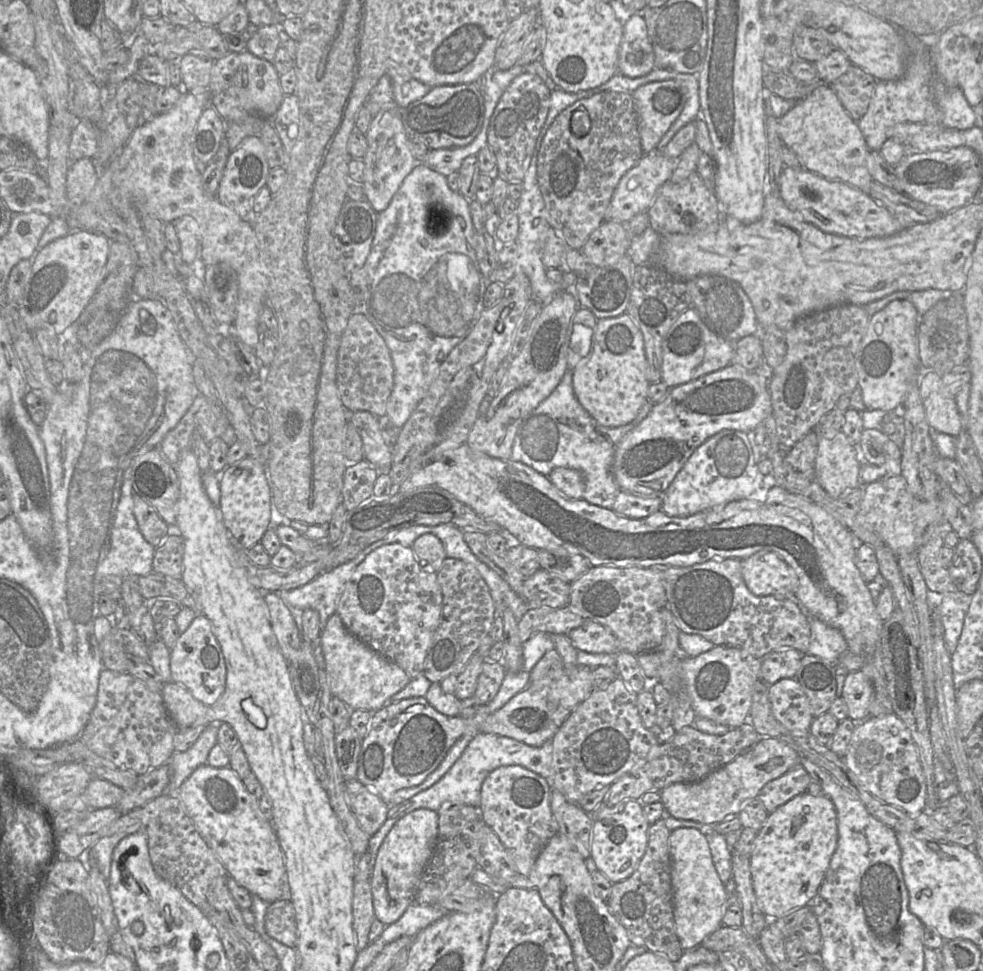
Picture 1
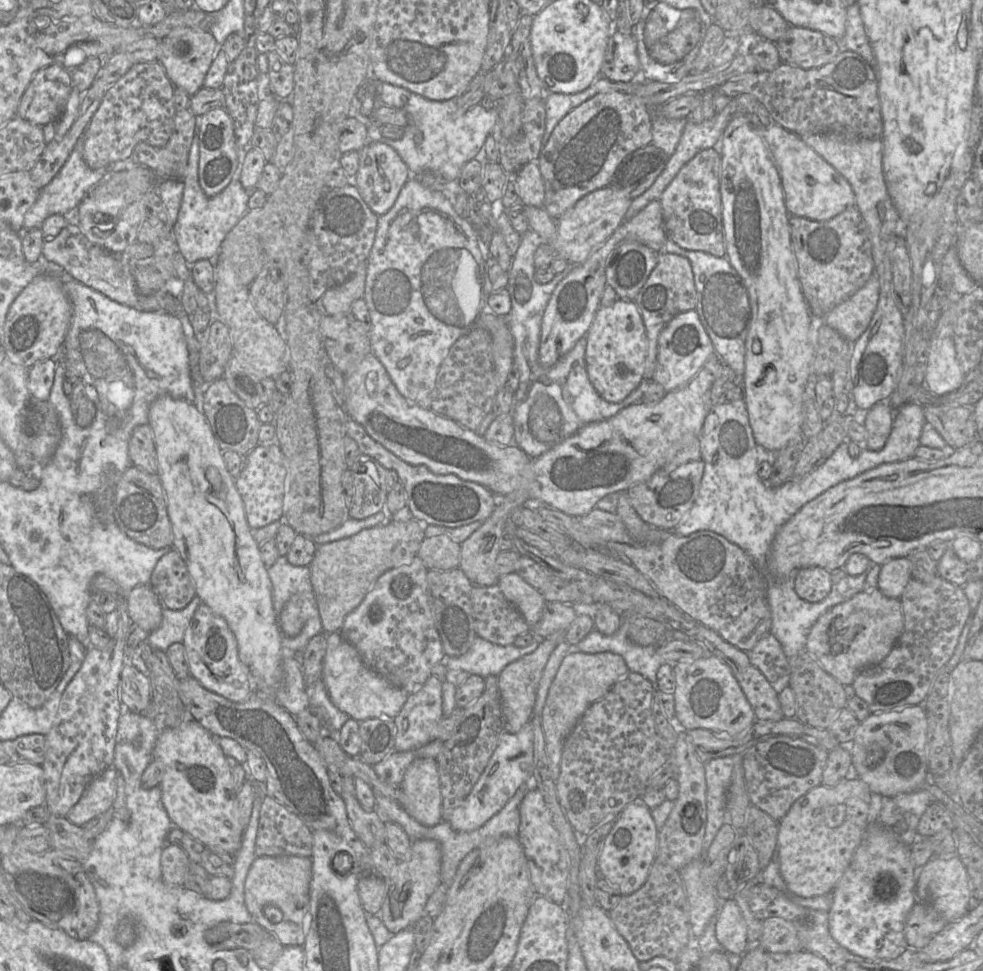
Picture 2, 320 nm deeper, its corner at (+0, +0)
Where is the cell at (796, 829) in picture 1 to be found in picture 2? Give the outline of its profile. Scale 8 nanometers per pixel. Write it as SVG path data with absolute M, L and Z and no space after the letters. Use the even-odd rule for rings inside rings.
M859 778L841 779L835 786L819 785L798 798L778 825L780 873L793 894L811 898L831 893L850 865L868 828L871 792Z

